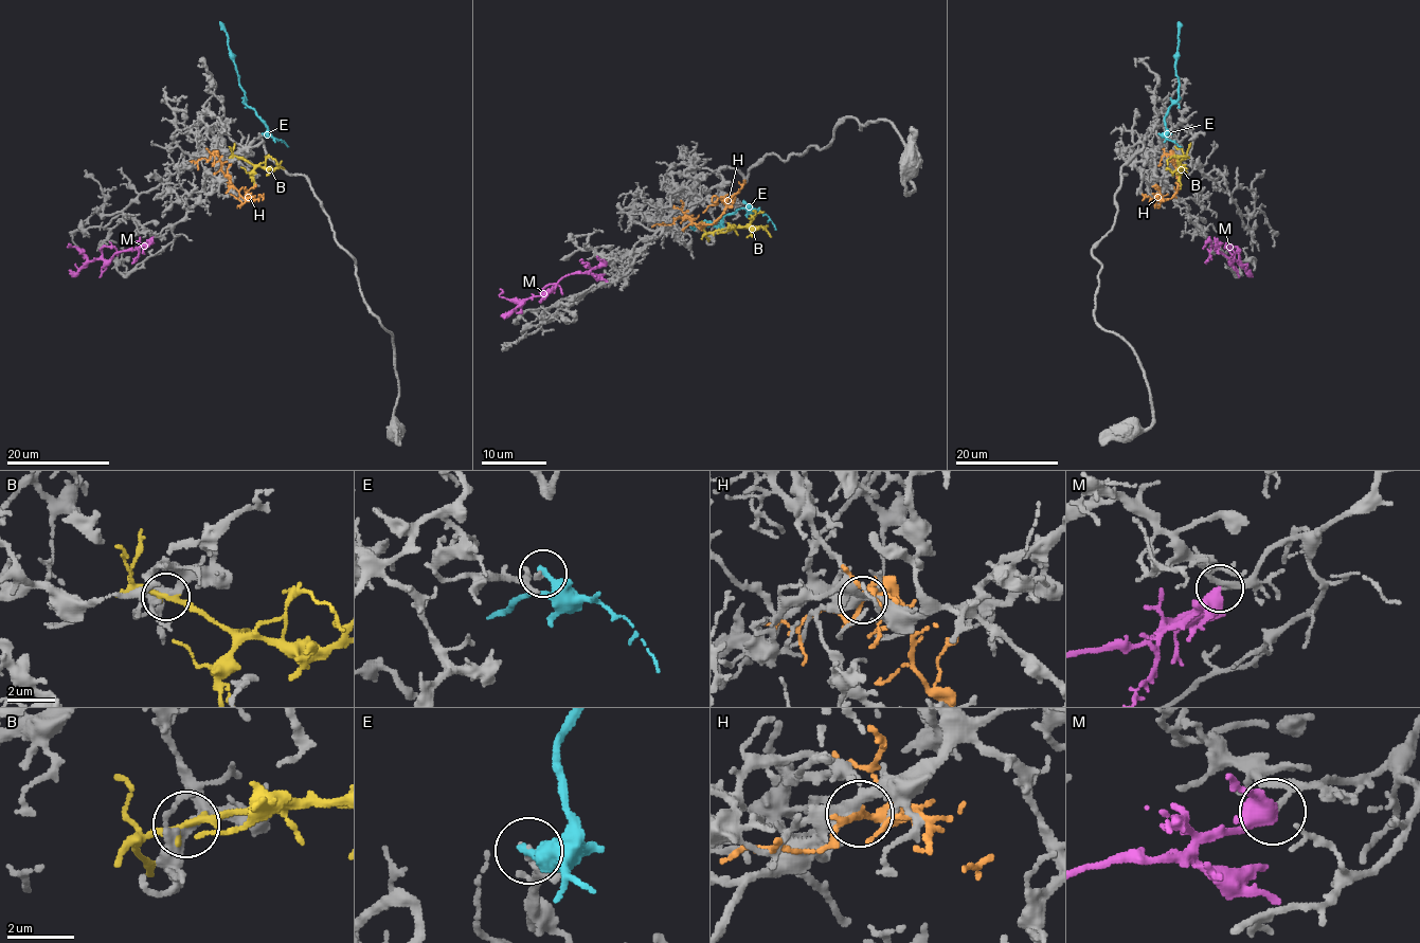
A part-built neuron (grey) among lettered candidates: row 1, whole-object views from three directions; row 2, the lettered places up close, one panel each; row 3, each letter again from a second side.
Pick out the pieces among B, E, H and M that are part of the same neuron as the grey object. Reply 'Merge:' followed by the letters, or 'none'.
Merge: M

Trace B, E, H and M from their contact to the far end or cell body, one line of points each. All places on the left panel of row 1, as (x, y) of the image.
B: (239, 157), (264, 166), (268, 157), (274, 159), (279, 165)
E: (263, 133), (268, 126), (245, 97), (234, 55), (228, 44), (228, 34), (220, 21)
H: (211, 156), (213, 152), (218, 157), (229, 183), (248, 199), (240, 205), (230, 194)
M: (153, 237), (137, 248), (122, 250), (110, 259), (90, 260), (75, 248), (67, 247), (69, 243)

